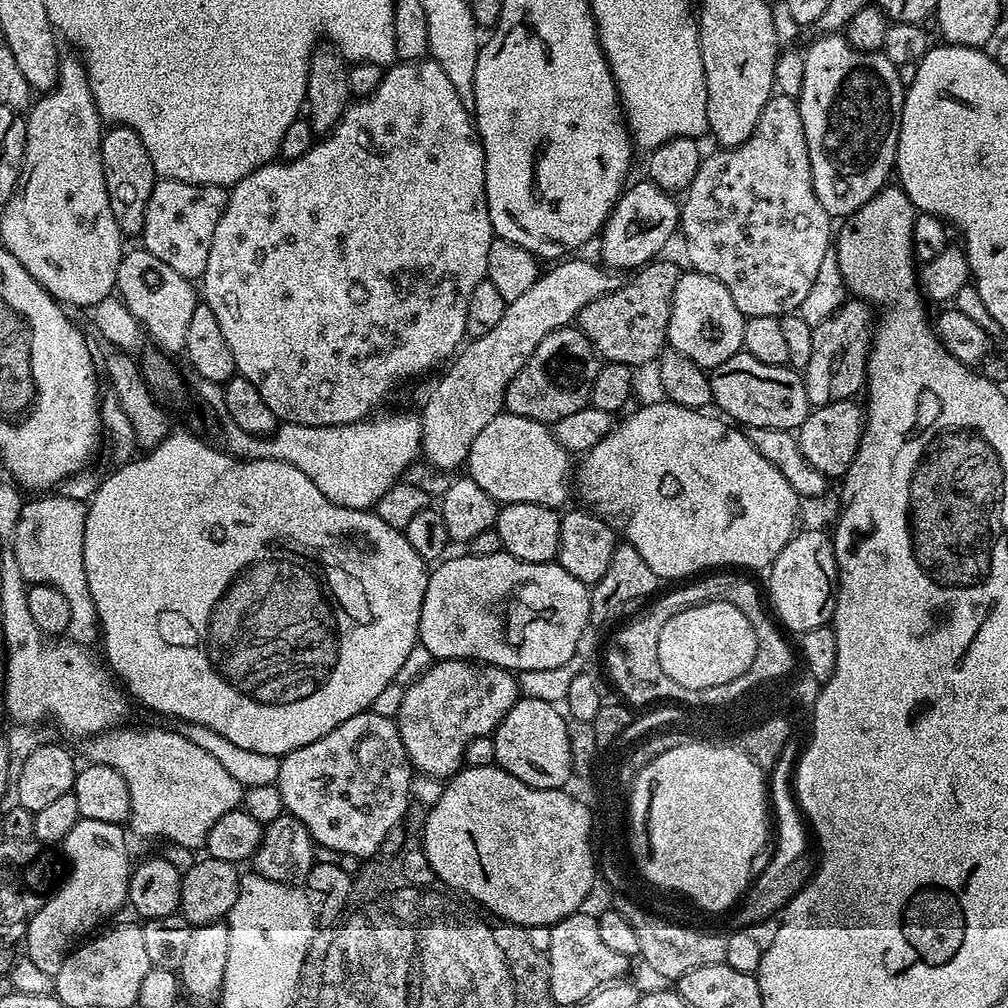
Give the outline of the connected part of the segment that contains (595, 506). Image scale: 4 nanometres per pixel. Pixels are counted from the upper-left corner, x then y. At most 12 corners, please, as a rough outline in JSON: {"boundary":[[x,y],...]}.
{"boundary":[[667,398],[574,488],[664,582],[767,569],[802,497]]}

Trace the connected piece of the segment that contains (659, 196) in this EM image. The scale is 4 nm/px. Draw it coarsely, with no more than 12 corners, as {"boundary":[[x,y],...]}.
{"boundary":[[629,183],[600,230],[599,259],[643,268],[677,235],[681,205]]}

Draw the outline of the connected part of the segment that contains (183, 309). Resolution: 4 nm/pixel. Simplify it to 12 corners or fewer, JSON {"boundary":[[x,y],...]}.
{"boundary":[[142,246],[115,291],[143,335],[183,353],[198,288]]}

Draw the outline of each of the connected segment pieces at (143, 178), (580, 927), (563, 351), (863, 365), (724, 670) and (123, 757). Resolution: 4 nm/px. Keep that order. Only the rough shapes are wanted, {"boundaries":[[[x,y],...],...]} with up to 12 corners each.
{"boundaries":[[[101,135],[106,194],[124,238],[144,230],[158,179],[142,138]],[[584,910],[551,925],[557,1006],[629,975]],[[579,327],[542,338],[503,407],[553,426],[589,407],[601,367]],[[849,298],[815,325],[812,408],[859,397],[874,312]],[[724,601],[683,610],[659,670],[690,692],[753,662],[754,627]],[[117,726],[87,759],[126,778],[127,823],[195,849],[245,789],[183,731]]]}

